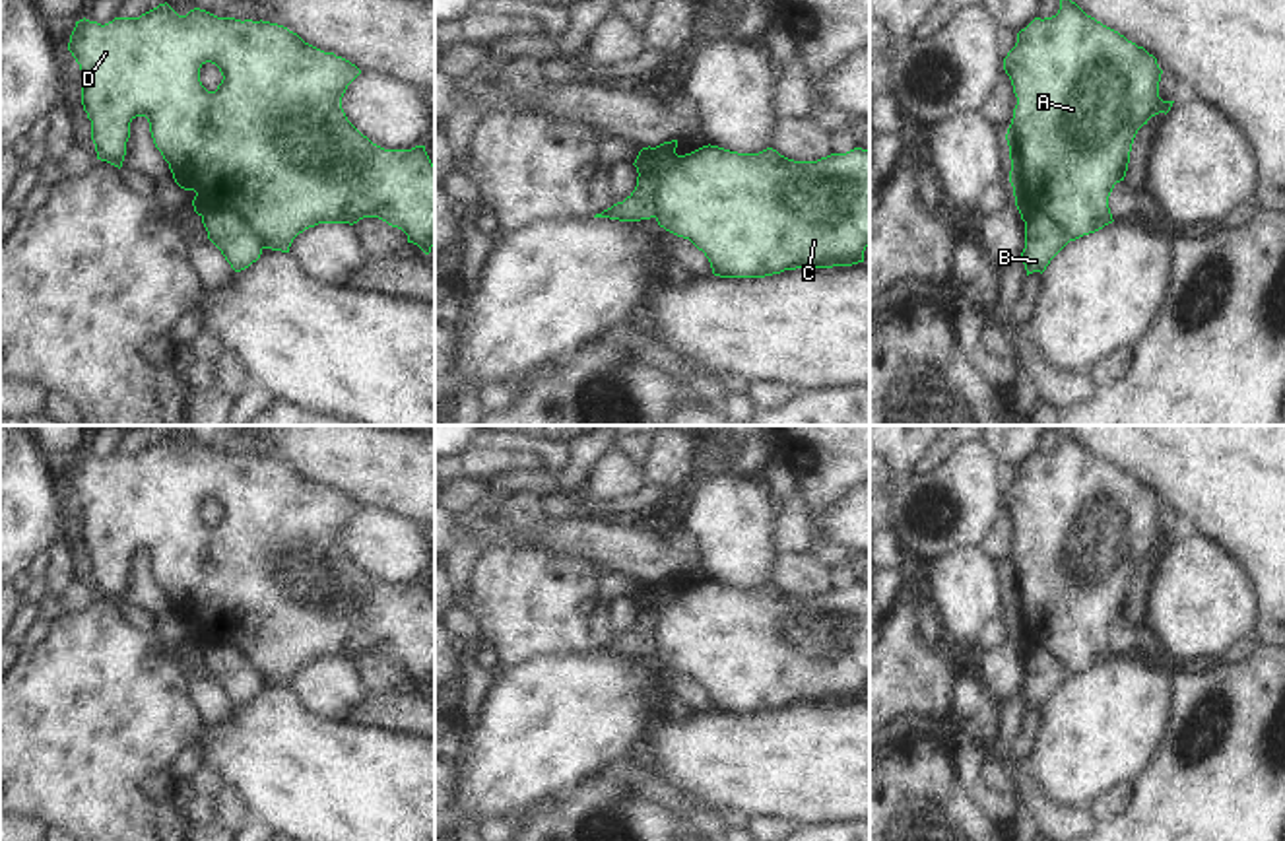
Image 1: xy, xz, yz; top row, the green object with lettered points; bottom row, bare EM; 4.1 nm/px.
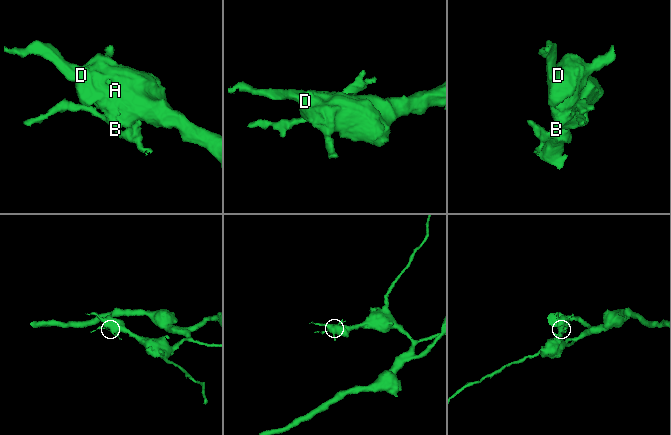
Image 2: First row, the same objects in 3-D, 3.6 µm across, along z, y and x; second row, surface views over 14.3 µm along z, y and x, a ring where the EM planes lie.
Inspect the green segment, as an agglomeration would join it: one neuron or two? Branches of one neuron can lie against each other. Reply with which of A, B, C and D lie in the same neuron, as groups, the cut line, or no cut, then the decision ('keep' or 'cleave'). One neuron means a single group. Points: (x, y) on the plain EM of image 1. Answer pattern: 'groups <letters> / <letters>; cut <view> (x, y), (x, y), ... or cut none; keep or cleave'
groups A C D / B; cut xz (664, 587), (668, 599), (655, 610), (655, 651); cleave

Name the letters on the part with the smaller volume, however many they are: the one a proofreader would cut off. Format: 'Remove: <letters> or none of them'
Remove: B

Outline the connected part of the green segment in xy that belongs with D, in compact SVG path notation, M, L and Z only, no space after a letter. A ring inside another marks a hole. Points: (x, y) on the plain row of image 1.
M167 437L142 449L140 453L115 453L101 460L97 456L80 454L70 470L68 486L82 505L82 540L91 555L91 575L95 579L97 594L115 602L122 602L126 590L126 577L130 573L130 557L136 552L146 552L155 583L169 598L175 618L184 625L194 625L194 647L231 647L239 651L245 660L260 674L262 684L289 688L293 674L309 662L318 658L357 658L363 653L379 653L408 670L408 678L417 680L425 690L435 682L435 600L431 598L425 581L412 585L384 585L363 571L346 552L342 532L347 521L361 509L349 495L324 488L305 478L297 468L283 460L270 456L217 453L206 445L194 443L186 451L179 451ZM212 497L219 503L223 515L215 526L208 526L200 517L200 503Z

